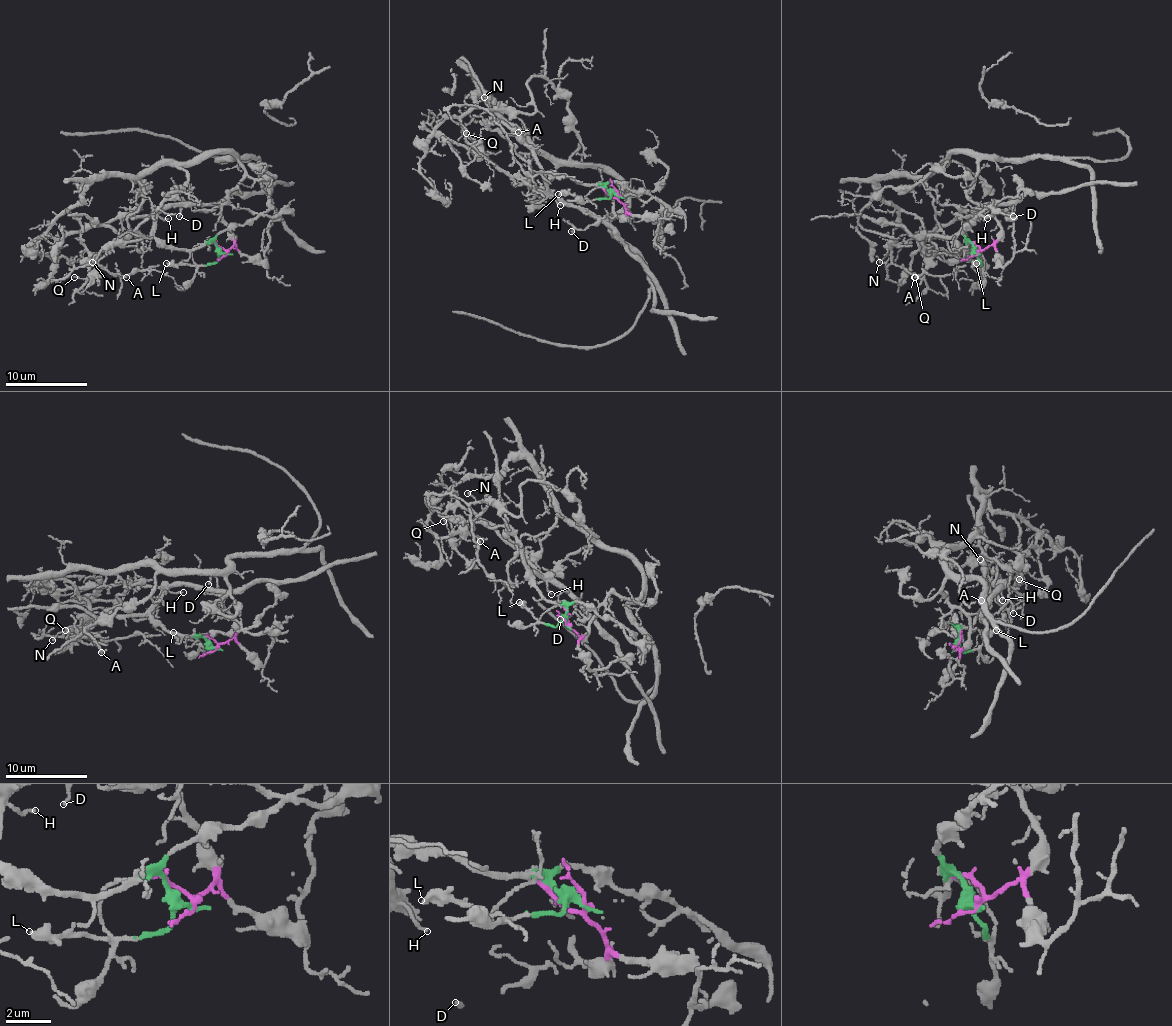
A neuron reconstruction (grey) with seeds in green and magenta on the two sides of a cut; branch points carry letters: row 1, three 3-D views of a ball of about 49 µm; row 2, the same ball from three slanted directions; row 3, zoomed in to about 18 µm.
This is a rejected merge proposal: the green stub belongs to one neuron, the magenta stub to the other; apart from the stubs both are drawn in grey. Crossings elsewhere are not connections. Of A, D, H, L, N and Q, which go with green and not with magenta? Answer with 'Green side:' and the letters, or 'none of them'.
Green side: H, L

